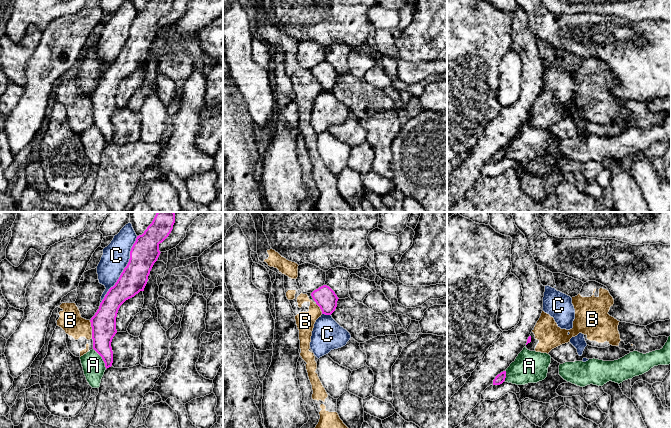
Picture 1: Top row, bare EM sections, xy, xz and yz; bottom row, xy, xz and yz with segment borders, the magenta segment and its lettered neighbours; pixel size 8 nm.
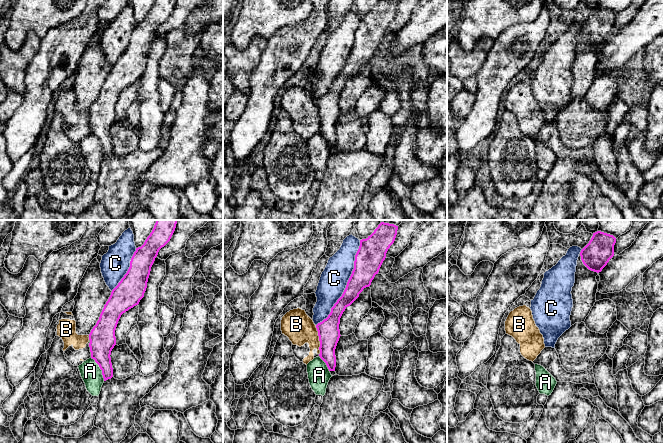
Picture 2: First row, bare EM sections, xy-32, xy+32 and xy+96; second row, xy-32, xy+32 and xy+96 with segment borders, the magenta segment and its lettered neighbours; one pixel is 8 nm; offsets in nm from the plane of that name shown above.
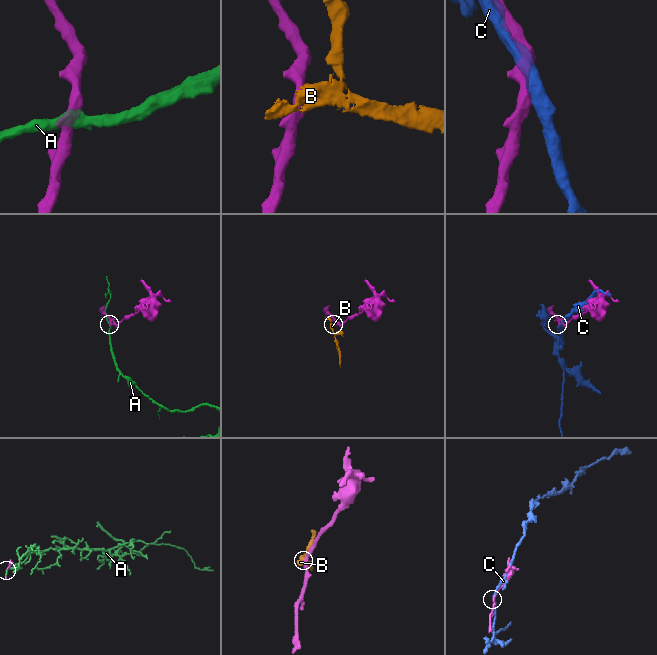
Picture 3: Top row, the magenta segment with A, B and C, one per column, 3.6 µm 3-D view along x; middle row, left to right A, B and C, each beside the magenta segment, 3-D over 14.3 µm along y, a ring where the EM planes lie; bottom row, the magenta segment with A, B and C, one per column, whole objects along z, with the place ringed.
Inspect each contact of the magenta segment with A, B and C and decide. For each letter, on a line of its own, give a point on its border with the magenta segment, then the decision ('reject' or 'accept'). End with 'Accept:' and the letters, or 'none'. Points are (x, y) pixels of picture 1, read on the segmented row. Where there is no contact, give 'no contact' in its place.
A: meets magenta in xy at (102, 358); reject
B: meets magenta in xy at (92, 329); reject
C: meets magenta in xy at (123, 270); reject
Accept: none

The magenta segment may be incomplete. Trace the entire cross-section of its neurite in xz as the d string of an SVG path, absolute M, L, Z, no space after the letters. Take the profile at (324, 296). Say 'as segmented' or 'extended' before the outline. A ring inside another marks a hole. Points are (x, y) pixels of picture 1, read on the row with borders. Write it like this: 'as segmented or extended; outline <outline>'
as segmented; outline M323 285L311 293L313 300L320 307L322 314L331 315L336 307L338 297L327 285Z

